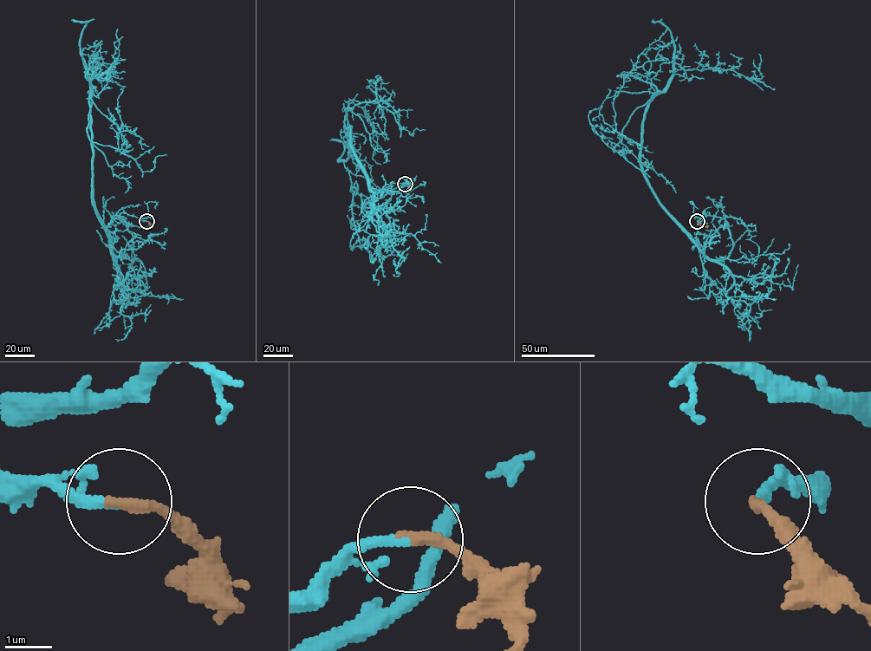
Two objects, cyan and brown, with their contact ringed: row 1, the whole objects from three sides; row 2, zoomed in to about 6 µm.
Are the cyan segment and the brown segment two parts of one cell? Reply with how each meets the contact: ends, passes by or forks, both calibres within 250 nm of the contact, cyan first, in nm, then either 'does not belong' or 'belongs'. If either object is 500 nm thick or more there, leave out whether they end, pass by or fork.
cyan ends; brown ends; calibres 220 and 240 nm; belongs

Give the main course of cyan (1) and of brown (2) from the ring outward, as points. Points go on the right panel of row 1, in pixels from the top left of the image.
1: (697, 221), (727, 223), (727, 257), (700, 249), (643, 171), (662, 92), (614, 149), (642, 172), (643, 155)
2: (697, 221), (708, 226)

